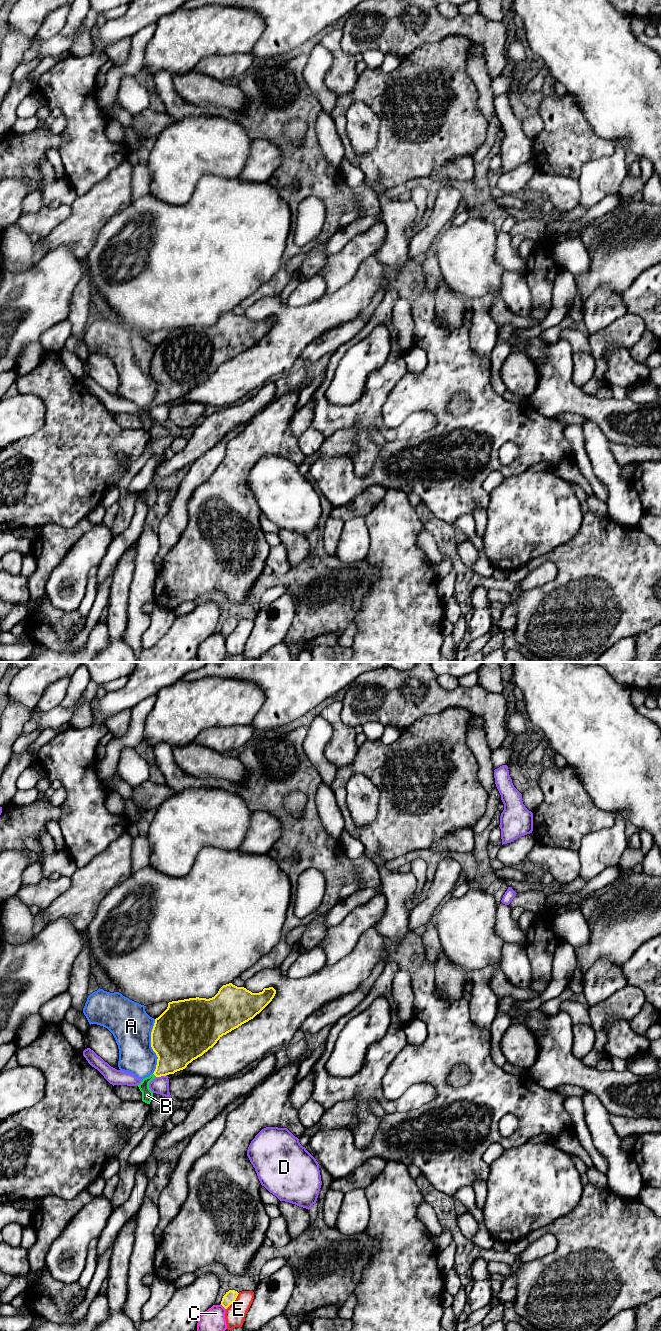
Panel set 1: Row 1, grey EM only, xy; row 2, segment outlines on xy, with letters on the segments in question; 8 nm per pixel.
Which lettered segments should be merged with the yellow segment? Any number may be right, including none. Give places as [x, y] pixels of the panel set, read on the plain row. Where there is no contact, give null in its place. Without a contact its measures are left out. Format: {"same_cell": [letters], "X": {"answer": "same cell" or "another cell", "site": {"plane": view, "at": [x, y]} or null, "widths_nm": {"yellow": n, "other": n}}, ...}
{"same_cell": ["B"], "A": {"answer": "another cell", "site": {"plane": "xy", "at": [151, 374]}, "widths_nm": {"yellow": 460, "other": 320}}, "B": {"answer": "same cell", "site": {"plane": "xy", "at": [155, 403]}, "widths_nm": {"yellow": 300, "other": 90}}, "C": {"answer": "another cell", "site": {"plane": "xy", "at": [223, 634]}, "widths_nm": {"yellow": 90, "other": 220}}, "D": {"answer": "another cell", "site": {"plane": "xy", "at": [161, 403]}, "widths_nm": {"yellow": 320, "other": 140}}, "E": {"answer": "another cell", "site": {"plane": "xy", "at": [234, 628]}, "widths_nm": {"yellow": 90, "other": 160}}}

